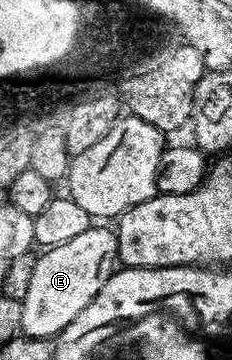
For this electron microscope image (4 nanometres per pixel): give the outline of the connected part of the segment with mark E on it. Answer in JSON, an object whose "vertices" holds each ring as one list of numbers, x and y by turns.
{"vertices":[[89,228,82,232,82,236,74,236,74,240,66,240,66,244,49,246,37,257,34,264,34,276,30,279,30,289,24,297,22,308,22,328,29,338,55,339,55,334,60,334,71,327,72,322,80,315,82,308,98,296,102,284,110,277,118,266,116,253,116,235,111,229,95,230]]}

